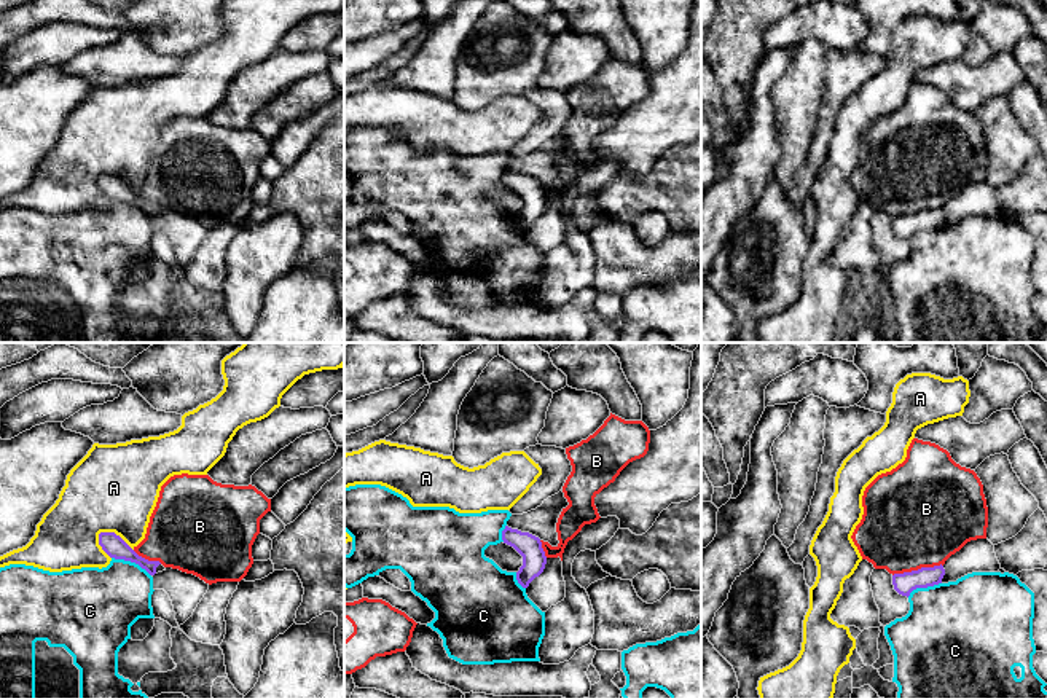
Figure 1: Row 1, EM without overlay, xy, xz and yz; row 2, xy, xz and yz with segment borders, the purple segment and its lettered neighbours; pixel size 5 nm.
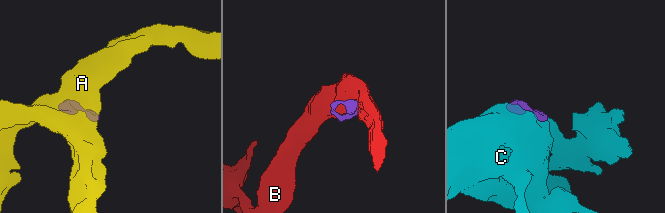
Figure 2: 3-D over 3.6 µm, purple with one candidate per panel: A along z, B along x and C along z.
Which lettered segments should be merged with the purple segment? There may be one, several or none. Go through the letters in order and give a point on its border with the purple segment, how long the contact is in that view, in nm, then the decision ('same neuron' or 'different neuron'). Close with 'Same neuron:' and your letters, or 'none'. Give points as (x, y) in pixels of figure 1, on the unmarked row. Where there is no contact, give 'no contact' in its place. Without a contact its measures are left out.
A: contact xy (113, 176); length 200 nm; different neuron
B: contact yz (918, 212); length 260 nm; different neuron
C: contact xy (131, 204); length 220 nm; different neuron
Same neuron: none

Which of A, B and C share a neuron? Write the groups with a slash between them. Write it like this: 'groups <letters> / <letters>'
groups A / B / C

